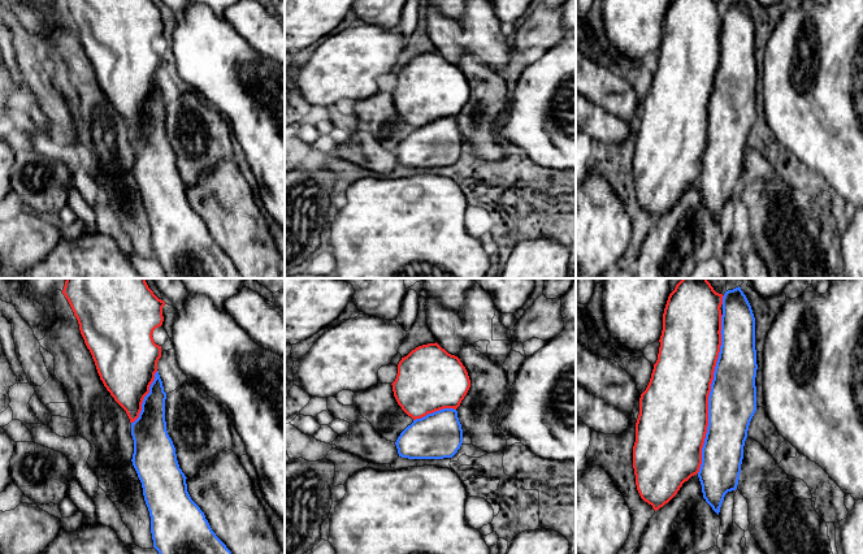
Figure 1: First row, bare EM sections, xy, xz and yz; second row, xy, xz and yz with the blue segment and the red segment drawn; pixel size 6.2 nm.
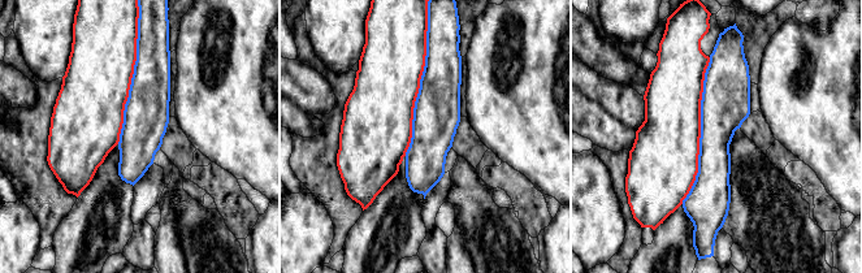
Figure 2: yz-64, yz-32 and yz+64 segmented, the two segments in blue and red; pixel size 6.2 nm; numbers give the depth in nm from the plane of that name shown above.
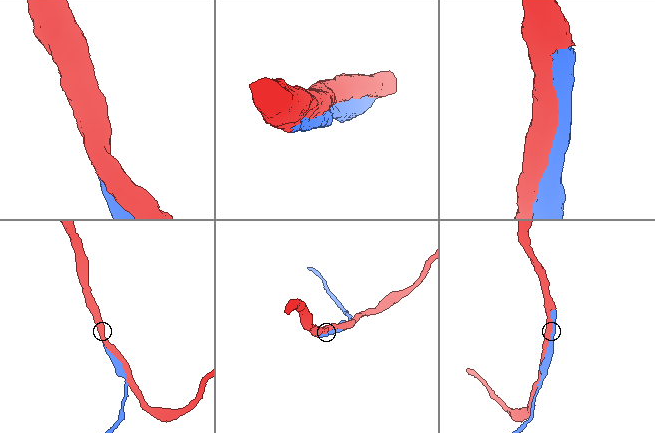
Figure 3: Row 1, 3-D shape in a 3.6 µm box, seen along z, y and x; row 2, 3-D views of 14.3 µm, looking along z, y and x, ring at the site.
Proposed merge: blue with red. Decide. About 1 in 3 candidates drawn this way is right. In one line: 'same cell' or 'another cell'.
same cell

